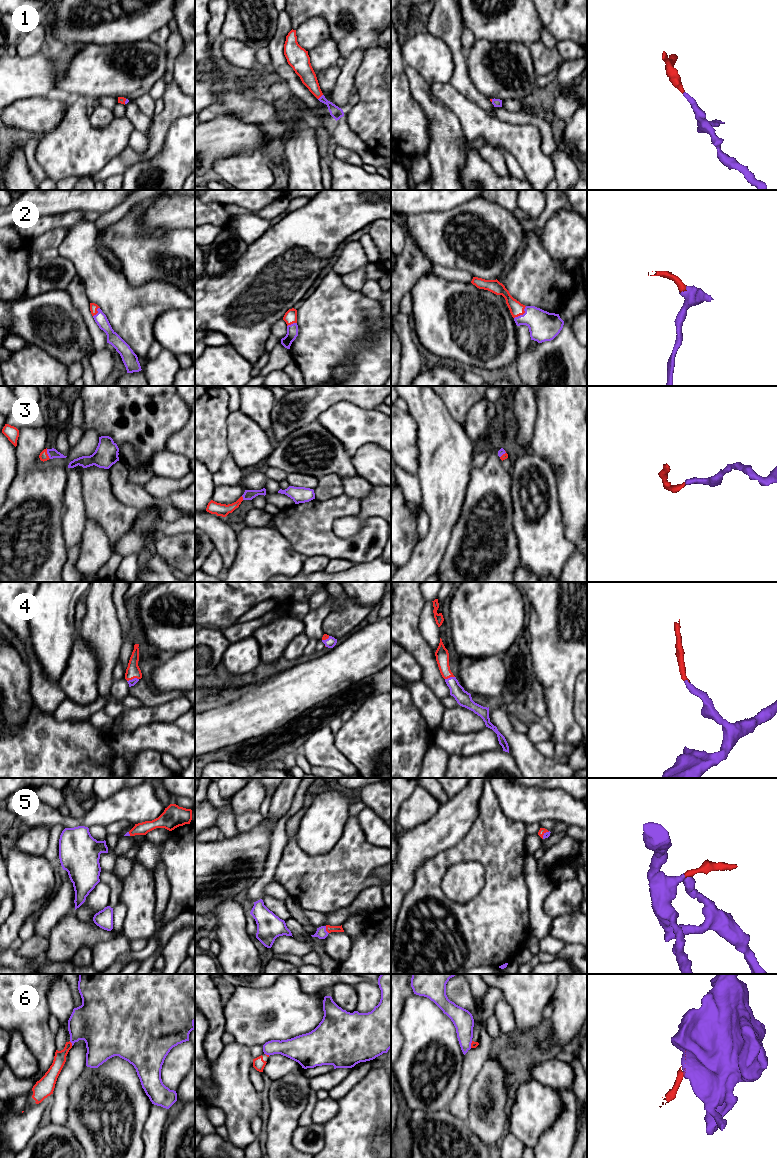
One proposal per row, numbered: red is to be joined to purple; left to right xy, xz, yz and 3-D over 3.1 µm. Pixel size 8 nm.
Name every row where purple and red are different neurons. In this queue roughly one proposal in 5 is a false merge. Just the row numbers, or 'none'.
6

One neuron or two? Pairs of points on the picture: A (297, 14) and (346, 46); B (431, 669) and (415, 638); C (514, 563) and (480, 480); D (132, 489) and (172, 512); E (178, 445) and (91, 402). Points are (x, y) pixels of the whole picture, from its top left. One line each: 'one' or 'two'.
A: one
B: one
C: one
D: one
E: two

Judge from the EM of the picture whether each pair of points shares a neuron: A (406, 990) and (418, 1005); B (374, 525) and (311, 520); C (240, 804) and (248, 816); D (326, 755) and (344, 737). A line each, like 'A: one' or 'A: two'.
A: two
B: one
C: two
D: two

